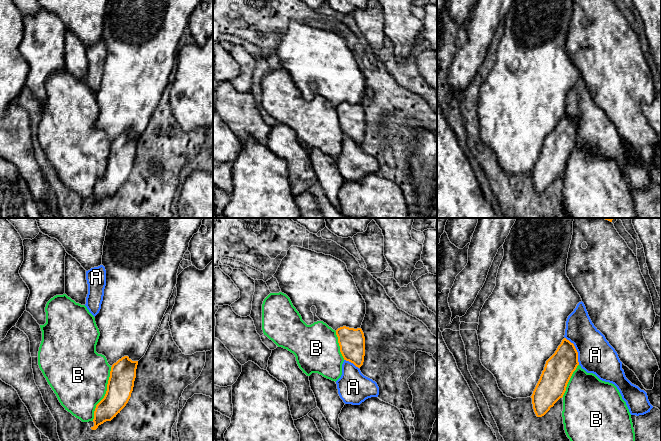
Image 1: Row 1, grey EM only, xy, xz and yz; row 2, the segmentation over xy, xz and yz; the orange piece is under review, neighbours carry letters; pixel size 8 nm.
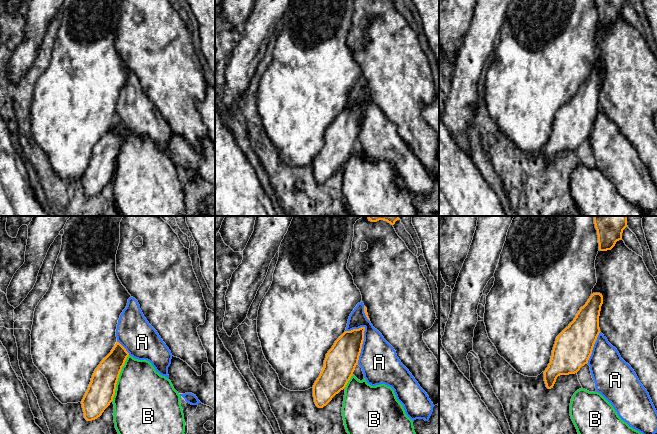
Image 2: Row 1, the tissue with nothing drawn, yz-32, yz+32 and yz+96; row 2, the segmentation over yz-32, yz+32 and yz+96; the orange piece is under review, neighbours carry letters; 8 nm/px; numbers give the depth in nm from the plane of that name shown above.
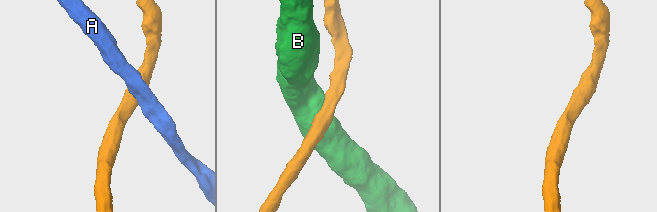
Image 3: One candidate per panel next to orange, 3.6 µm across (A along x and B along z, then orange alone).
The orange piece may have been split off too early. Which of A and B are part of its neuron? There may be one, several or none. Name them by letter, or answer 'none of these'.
none of these

